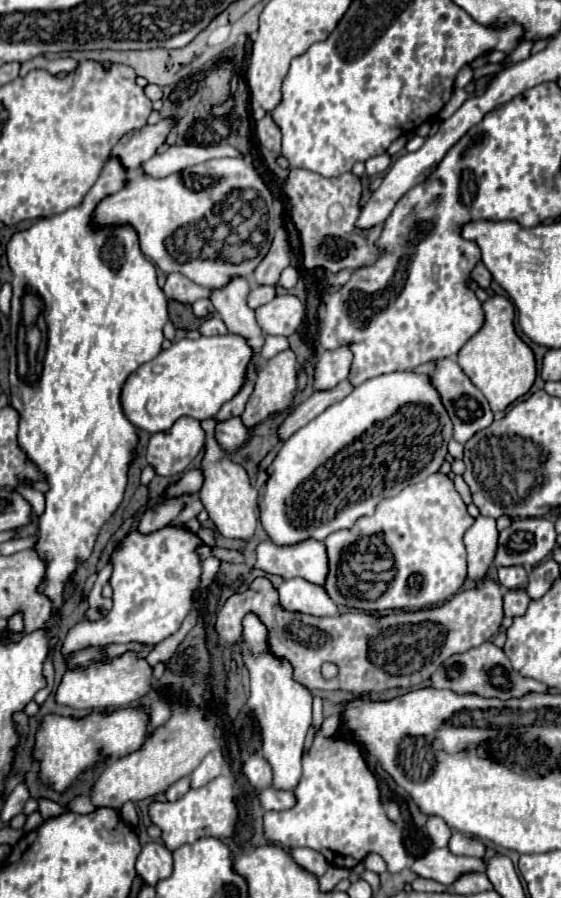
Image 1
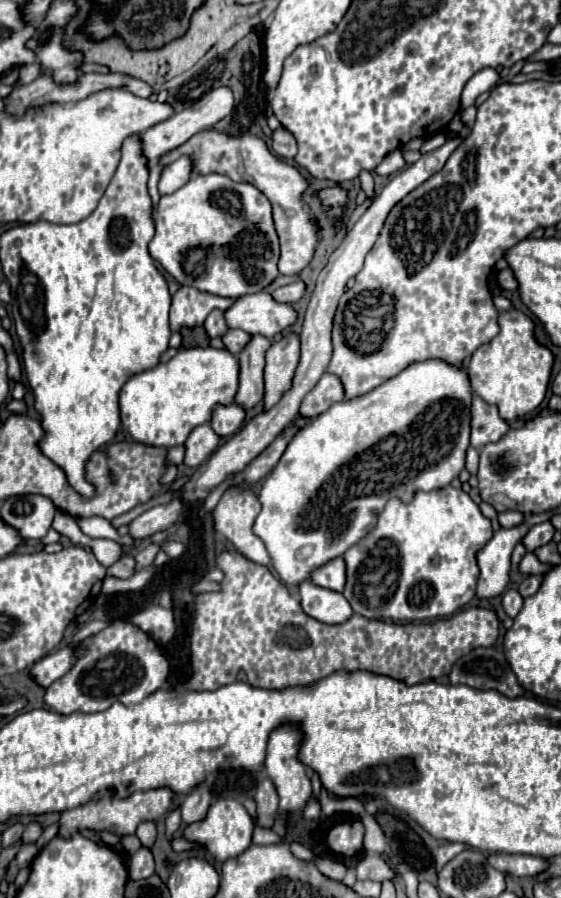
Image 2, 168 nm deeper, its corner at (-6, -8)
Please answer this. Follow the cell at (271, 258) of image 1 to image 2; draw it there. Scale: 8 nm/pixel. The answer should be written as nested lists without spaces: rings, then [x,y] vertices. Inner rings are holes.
[[[214,128],[202,130],[194,134],[186,144],[174,148],[174,152],[166,152],[166,156],[160,156],[158,162],[162,168],[166,168],[180,156],[188,156],[192,160],[192,174],[218,172],[230,176],[234,182],[254,184],[270,200],[274,226],[282,250],[278,262],[280,274],[296,274],[310,264],[318,244],[318,226],[308,204],[304,202],[308,178],[296,166],[290,166],[278,156],[274,156],[260,136],[254,136],[250,132],[242,132],[242,136],[226,136],[226,132],[218,132]]]

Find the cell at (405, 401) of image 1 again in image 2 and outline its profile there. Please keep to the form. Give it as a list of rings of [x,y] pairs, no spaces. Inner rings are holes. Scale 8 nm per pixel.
[[[430,358],[410,364],[398,376],[364,396],[332,404],[316,416],[316,420],[306,424],[306,428],[290,440],[258,495],[262,512],[254,522],[254,534],[264,542],[280,580],[286,586],[298,586],[310,580],[316,568],[342,556],[374,530],[376,518],[390,498],[410,502],[418,490],[446,488],[464,470],[466,450],[470,446],[472,396],[470,376],[462,368],[462,362],[448,364]]]

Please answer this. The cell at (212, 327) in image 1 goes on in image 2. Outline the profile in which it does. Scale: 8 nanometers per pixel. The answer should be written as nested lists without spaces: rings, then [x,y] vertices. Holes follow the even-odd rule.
[[[228,330],[224,336],[222,336],[222,342],[228,346],[228,350],[238,356],[242,352],[242,348],[246,348],[246,344],[252,340],[252,336],[248,332],[242,332],[242,330]]]

